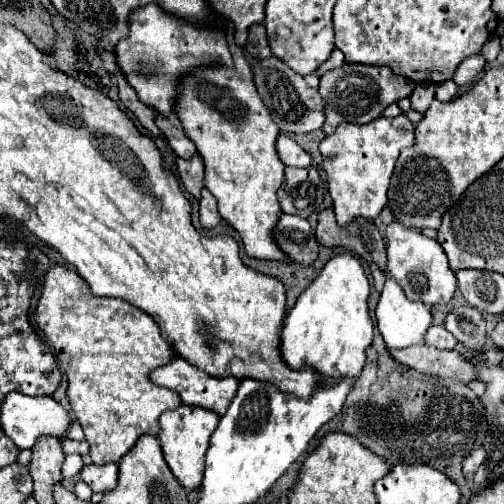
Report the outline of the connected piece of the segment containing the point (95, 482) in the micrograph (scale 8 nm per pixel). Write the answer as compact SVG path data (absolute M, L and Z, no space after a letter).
M106 463L106 465L84 465L82 471L78 473L78 479L84 481L94 493L104 493L108 489L116 487L116 473L118 465L116 463Z

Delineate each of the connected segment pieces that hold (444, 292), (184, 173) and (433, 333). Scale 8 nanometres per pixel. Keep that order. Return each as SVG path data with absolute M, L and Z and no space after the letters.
M392 221L386 227L386 243L388 243L386 245L388 249L386 271L404 289L410 301L422 301L424 305L434 307L434 305L444 305L452 299L458 287L458 281L456 281L454 271L448 267L446 253L438 241L422 235L416 229L408 229L400 225L398 221Z
M196 153L192 159L176 159L176 167L178 167L178 175L186 187L186 191L190 195L194 195L196 199L200 197L200 189L204 187L204 165L200 155Z
M430 327L428 333L426 333L426 343L430 347L436 347L436 349L454 349L456 347L456 339L452 337L452 333L448 333L444 327Z

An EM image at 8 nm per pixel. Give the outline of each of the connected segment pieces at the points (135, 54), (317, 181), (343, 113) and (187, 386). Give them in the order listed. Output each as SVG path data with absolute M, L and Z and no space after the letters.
M158 5L134 9L134 13L130 15L130 23L130 37L120 41L120 45L116 47L118 65L128 77L128 83L136 89L140 101L152 105L162 115L172 113L176 83L184 73L198 65L232 65L226 39L220 33L214 33L208 27L198 29L194 25L186 25L186 21L164 13L162 9L158 9Z
M286 167L284 183L278 189L278 203L282 213L310 217L324 209L324 183L316 169Z
M344 63L340 69L326 71L320 77L320 95L324 99L324 109L326 109L326 121L322 125L322 131L330 135L344 121L370 123L372 119L380 117L390 103L400 101L402 97L408 97L410 93L412 93L412 83L406 77L392 73L392 69L388 67Z
M176 357L172 359L168 365L162 365L160 369L154 369L150 373L150 381L160 385L160 387L168 387L172 389L174 393L180 395L182 403L188 403L188 405L196 405L196 407L206 407L206 409L212 409L220 415L226 413L232 397L236 395L236 389L238 389L238 379L236 377L212 377L200 369L196 369L194 365L190 365L188 361L184 361L182 357Z

